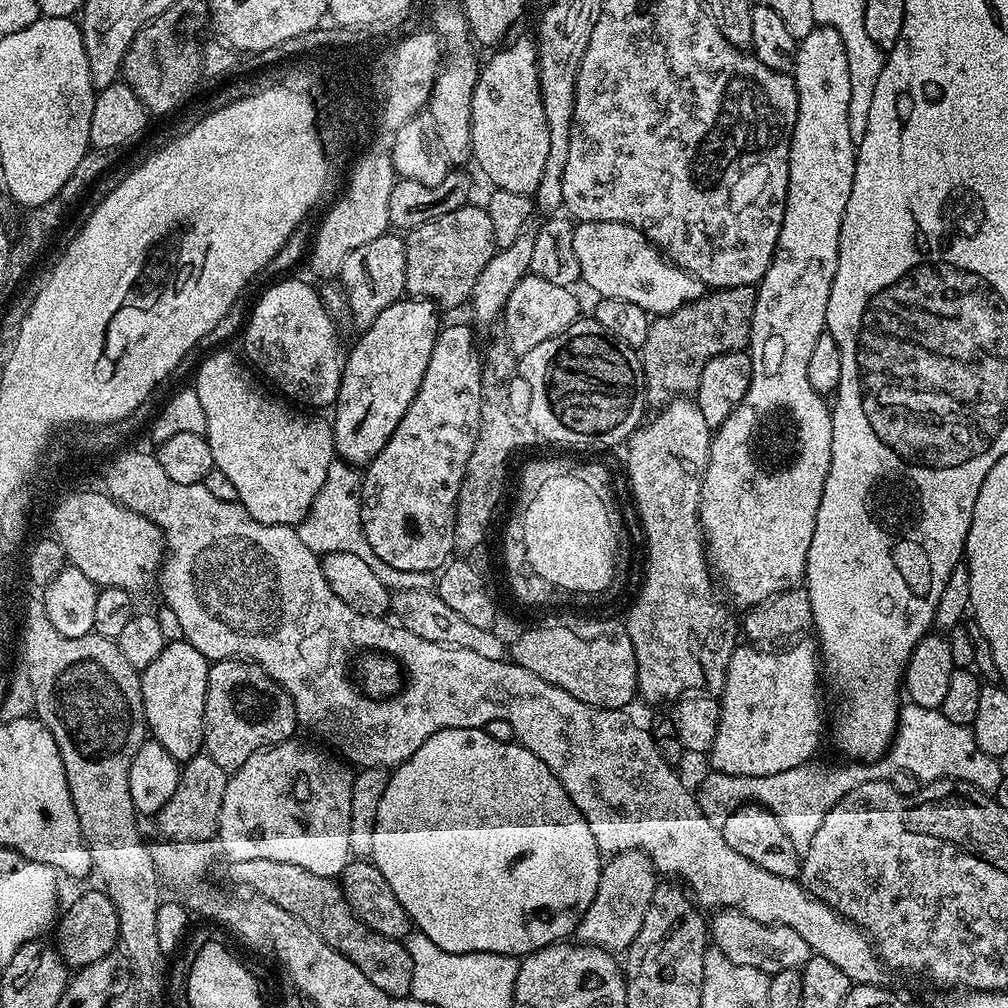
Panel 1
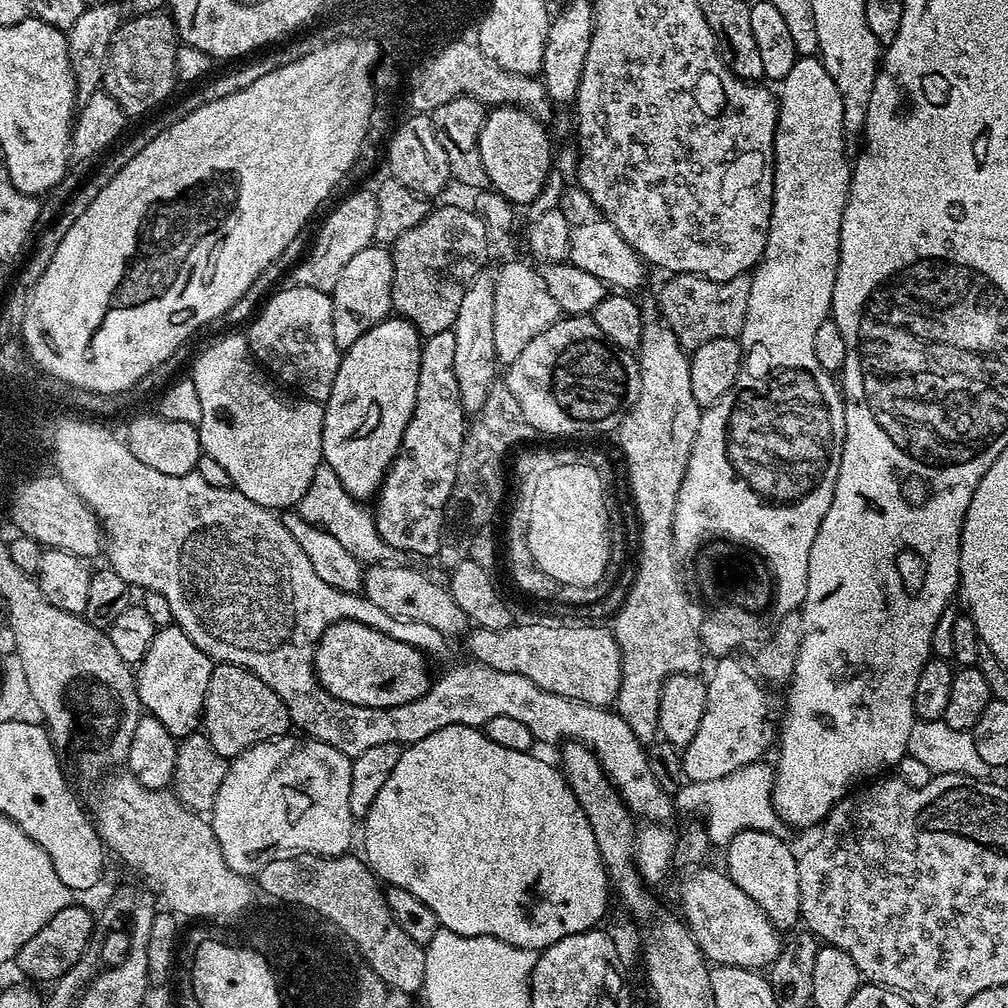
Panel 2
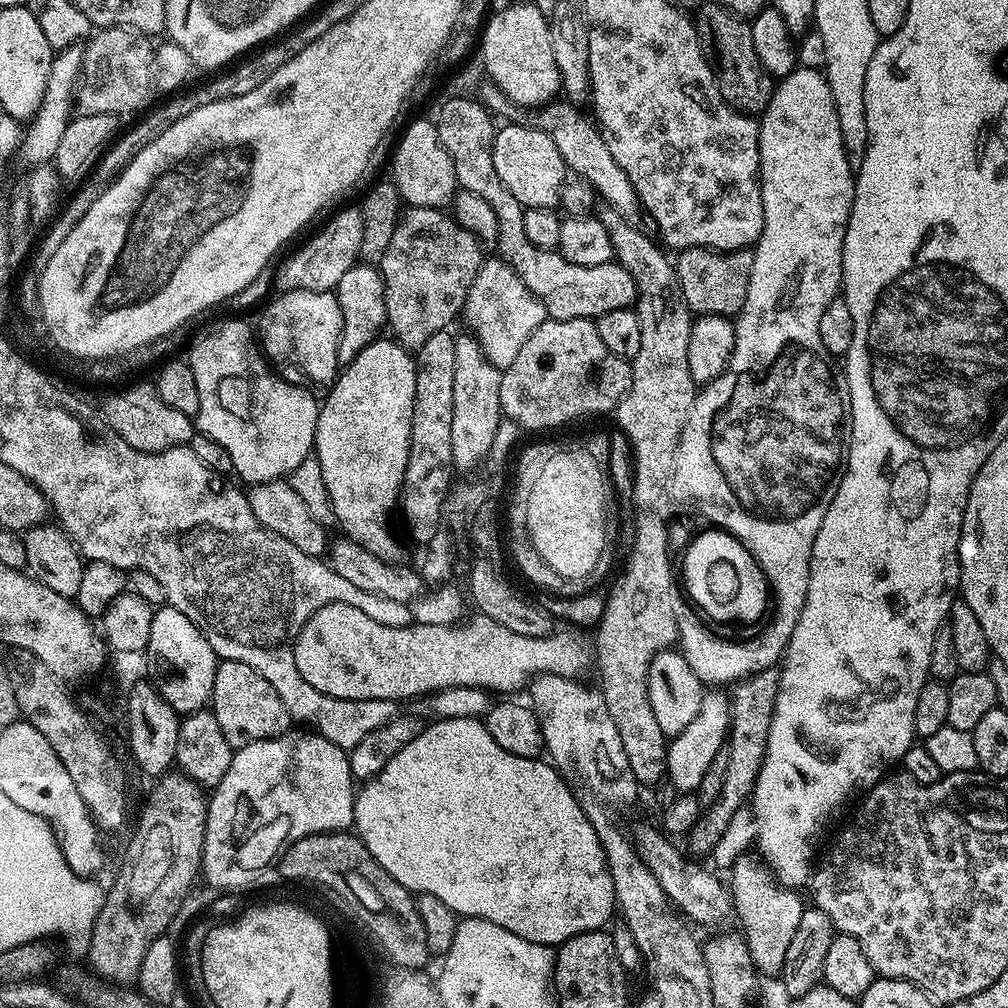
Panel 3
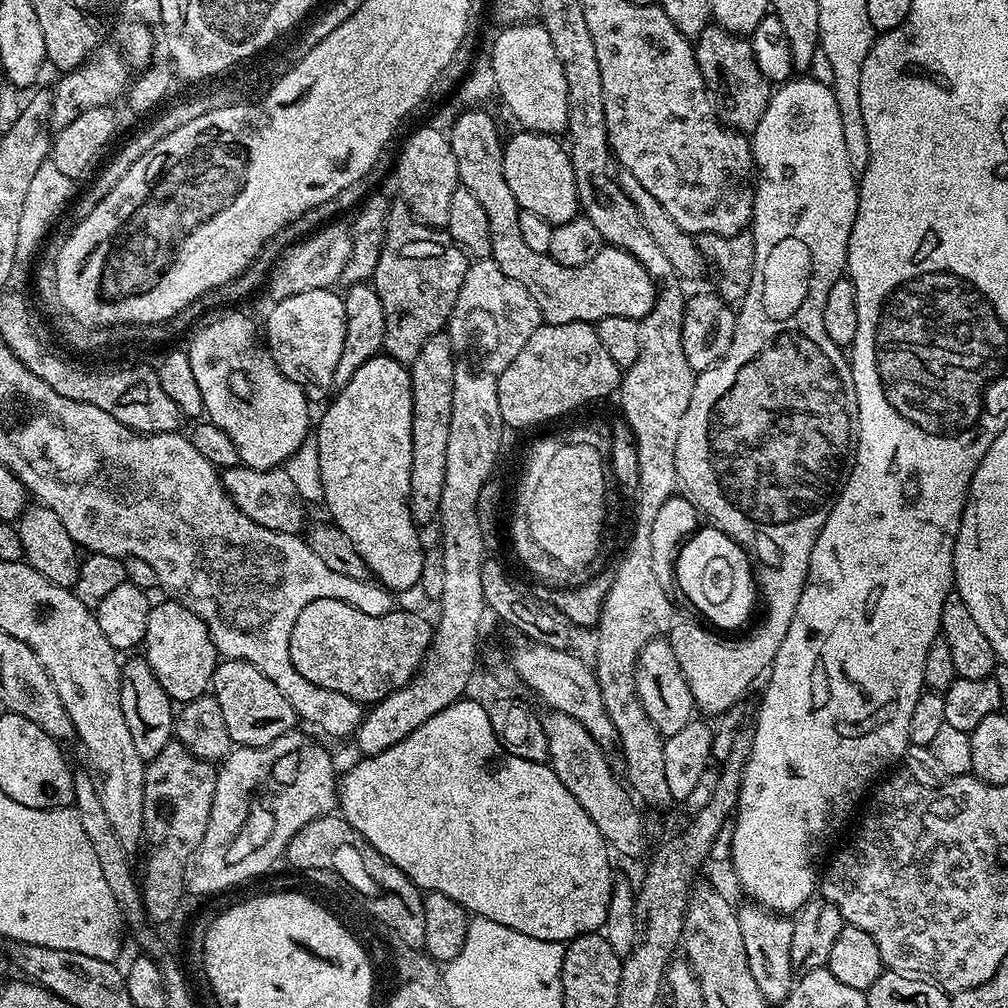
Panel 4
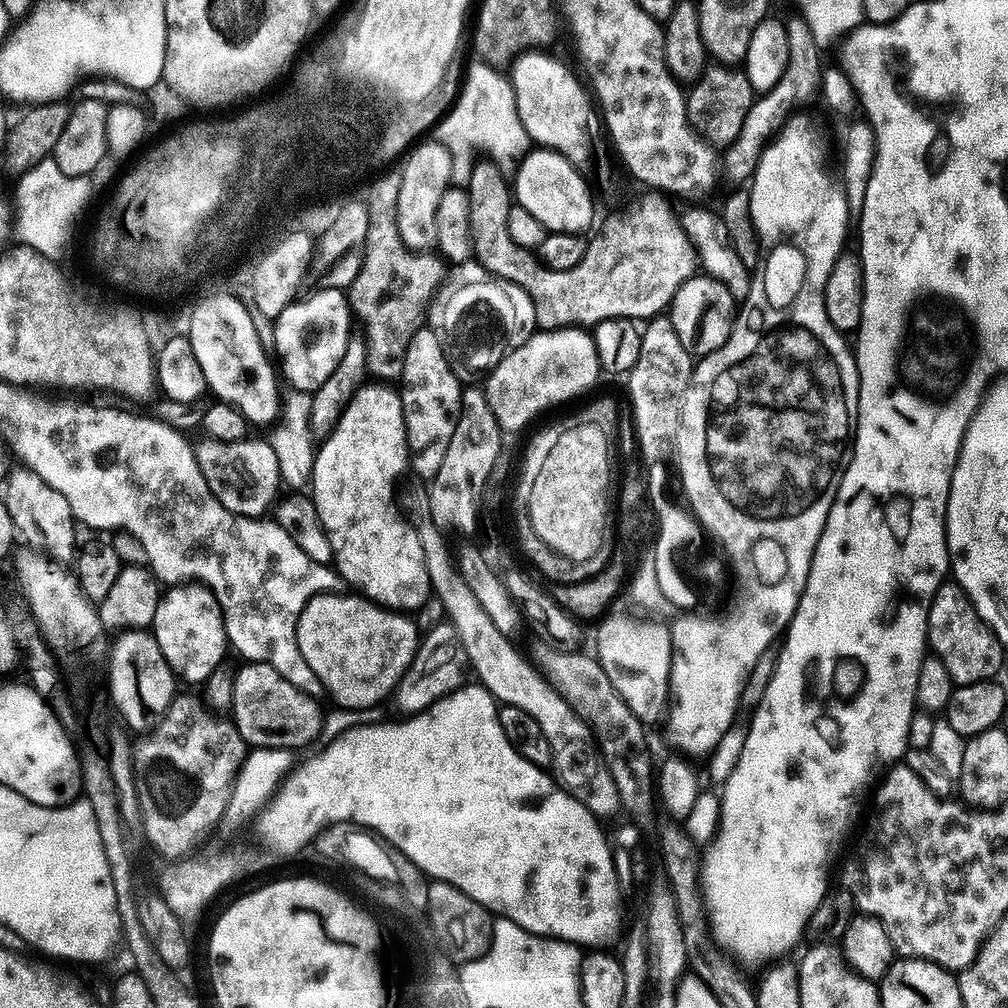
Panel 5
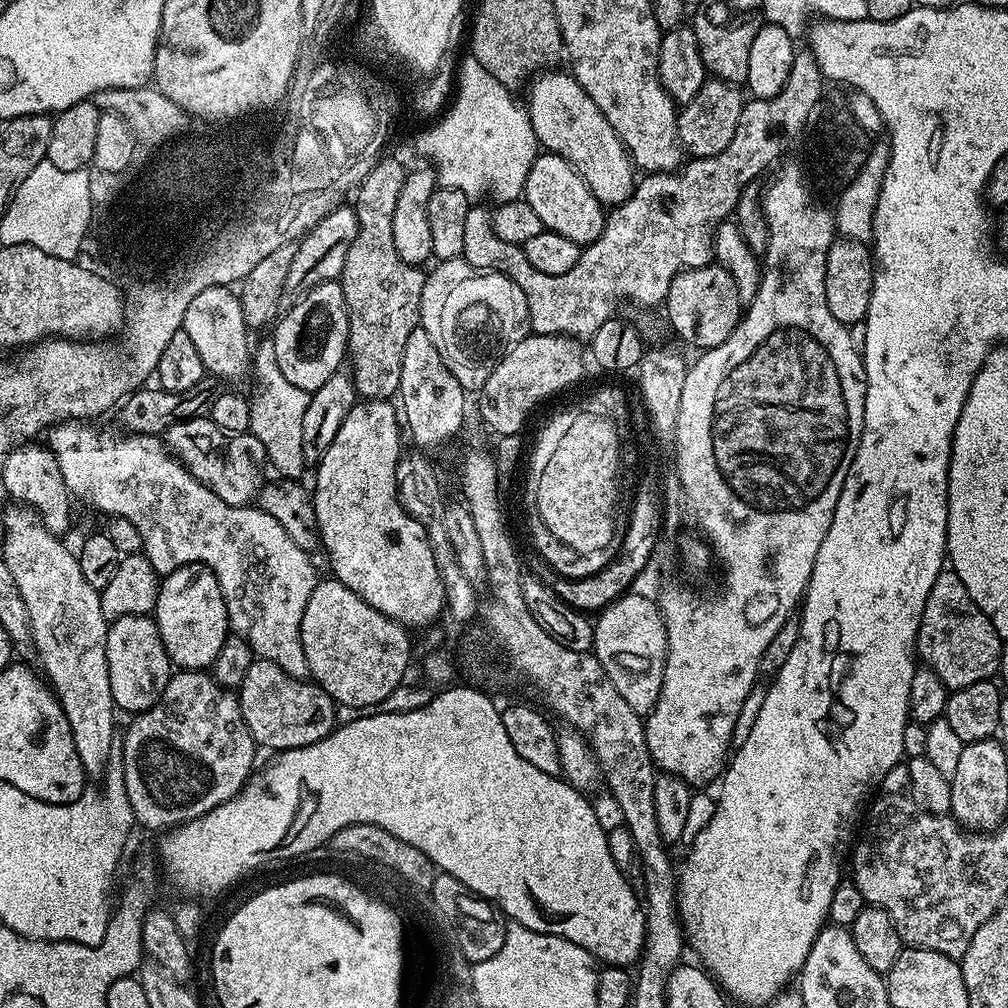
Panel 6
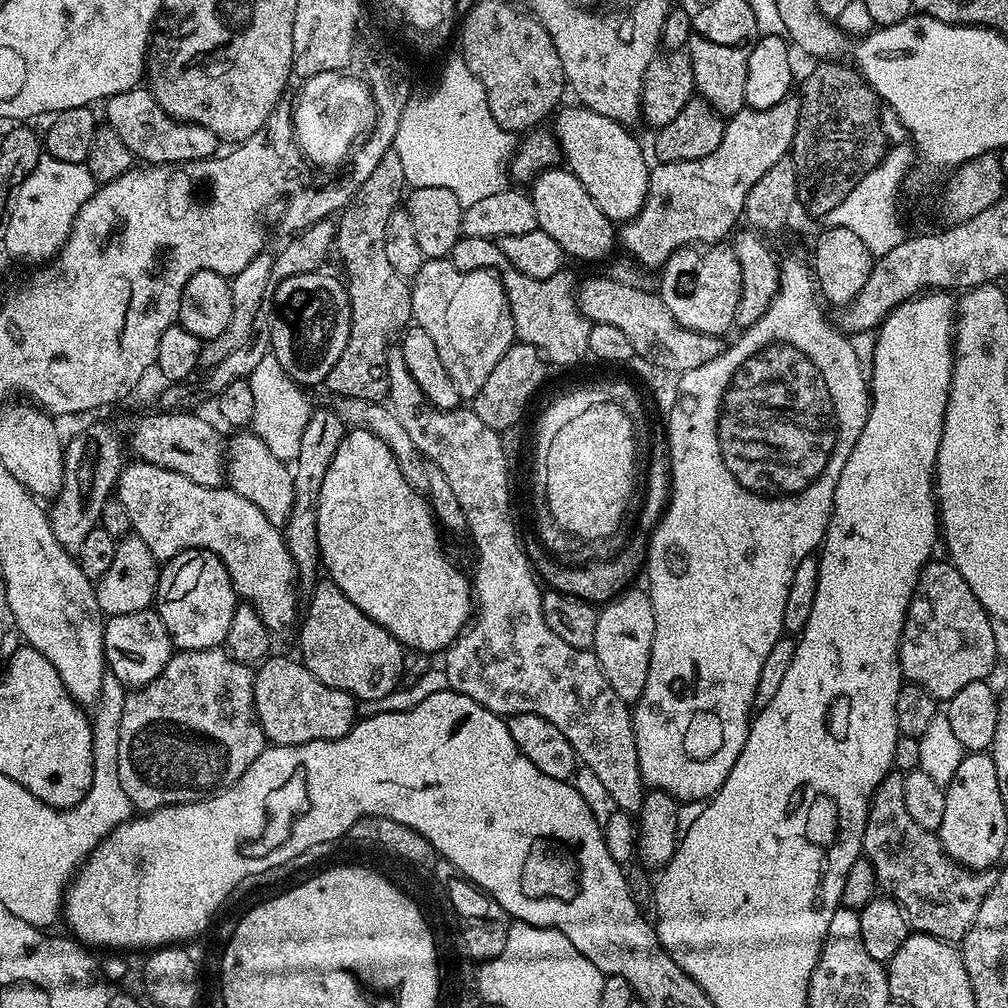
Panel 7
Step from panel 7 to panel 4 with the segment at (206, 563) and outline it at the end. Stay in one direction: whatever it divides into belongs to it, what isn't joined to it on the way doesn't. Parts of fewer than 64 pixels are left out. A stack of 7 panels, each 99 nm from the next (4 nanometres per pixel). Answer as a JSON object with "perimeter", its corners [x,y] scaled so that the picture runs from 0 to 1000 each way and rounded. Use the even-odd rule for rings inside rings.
{"perimeter":[[[167,594],[171,595],[165,596],[164,599],[152,598],[149,613],[145,617],[142,642],[147,643],[146,657],[167,690],[172,696],[185,699],[207,686],[210,671],[214,667],[216,648],[207,620],[202,620],[201,613],[197,611],[199,608],[178,594]]]}

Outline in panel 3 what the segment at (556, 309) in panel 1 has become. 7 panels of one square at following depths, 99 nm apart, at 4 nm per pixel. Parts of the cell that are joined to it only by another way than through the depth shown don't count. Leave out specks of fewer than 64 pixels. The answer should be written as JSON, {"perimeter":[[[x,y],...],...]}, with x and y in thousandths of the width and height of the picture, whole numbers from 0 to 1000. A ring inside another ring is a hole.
{"perimeter":[[[495,256],[481,257],[476,263],[472,279],[464,289],[458,313],[464,316],[467,330],[479,343],[486,359],[497,367],[514,355],[514,347],[518,347],[522,335],[526,335],[526,331],[530,331],[542,316],[536,297],[523,286],[518,276],[514,276],[512,269]]]}

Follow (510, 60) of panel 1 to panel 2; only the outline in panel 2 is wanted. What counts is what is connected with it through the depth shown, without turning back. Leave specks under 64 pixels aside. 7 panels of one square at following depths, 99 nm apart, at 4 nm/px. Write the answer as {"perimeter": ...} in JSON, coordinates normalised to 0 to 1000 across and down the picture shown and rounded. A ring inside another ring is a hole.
{"perimeter":[[[497,105],[480,116],[476,134],[478,165],[482,165],[484,182],[512,204],[523,204],[538,188],[545,171],[549,170],[548,143],[541,124],[517,107]]]}

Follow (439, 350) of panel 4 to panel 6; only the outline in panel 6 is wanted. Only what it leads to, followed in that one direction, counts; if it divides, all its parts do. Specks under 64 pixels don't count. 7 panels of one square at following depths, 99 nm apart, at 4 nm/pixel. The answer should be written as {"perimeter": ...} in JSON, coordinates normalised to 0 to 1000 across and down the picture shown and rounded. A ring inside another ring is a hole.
{"perimeter":[[[414,323],[407,327],[407,335],[403,335],[403,344],[399,351],[399,375],[395,390],[395,405],[399,410],[403,429],[409,432],[414,445],[437,444],[447,433],[456,429],[460,421],[460,384],[442,367],[442,359],[438,359],[438,351],[435,351],[427,331]]]}

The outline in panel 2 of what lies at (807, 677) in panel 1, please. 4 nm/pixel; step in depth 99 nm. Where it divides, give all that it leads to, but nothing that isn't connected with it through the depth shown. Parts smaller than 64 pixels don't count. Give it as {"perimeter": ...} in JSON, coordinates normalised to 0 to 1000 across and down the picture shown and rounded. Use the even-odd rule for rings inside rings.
{"perimeter":[[[718,649],[706,663],[706,672],[701,672],[700,704],[696,708],[696,716],[692,718],[692,728],[685,732],[678,742],[678,769],[688,776],[708,776],[708,772],[720,772],[720,768],[728,768],[728,764],[739,762],[741,758],[757,755],[762,741],[767,741],[766,698],[762,695],[763,684],[755,679],[741,662],[738,663],[726,652]]]}

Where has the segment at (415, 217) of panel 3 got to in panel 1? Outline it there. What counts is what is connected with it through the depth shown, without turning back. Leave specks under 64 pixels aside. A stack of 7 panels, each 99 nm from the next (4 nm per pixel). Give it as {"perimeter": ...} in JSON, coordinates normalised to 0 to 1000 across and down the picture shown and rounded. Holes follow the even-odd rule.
{"perimeter":[[[471,200],[459,202],[454,208],[446,208],[446,212],[438,212],[438,216],[427,216],[427,220],[419,220],[419,224],[414,226],[404,227],[401,243],[403,244],[402,291],[409,296],[428,298],[438,307],[452,306],[455,302],[463,303],[467,299],[470,280],[474,280],[474,272],[478,272],[482,260],[486,260],[486,256],[494,249],[490,224],[486,220],[483,205],[476,203],[475,206]]]}

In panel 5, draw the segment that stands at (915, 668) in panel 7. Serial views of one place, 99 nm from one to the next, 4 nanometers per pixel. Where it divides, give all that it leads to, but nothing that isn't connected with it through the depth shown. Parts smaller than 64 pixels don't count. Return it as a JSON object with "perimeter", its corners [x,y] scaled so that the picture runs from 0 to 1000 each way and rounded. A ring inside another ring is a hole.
{"perimeter":[[[947,577],[934,579],[921,606],[921,638],[924,650],[935,653],[945,680],[965,679],[991,672],[998,645],[976,614],[968,608],[960,591]]]}

